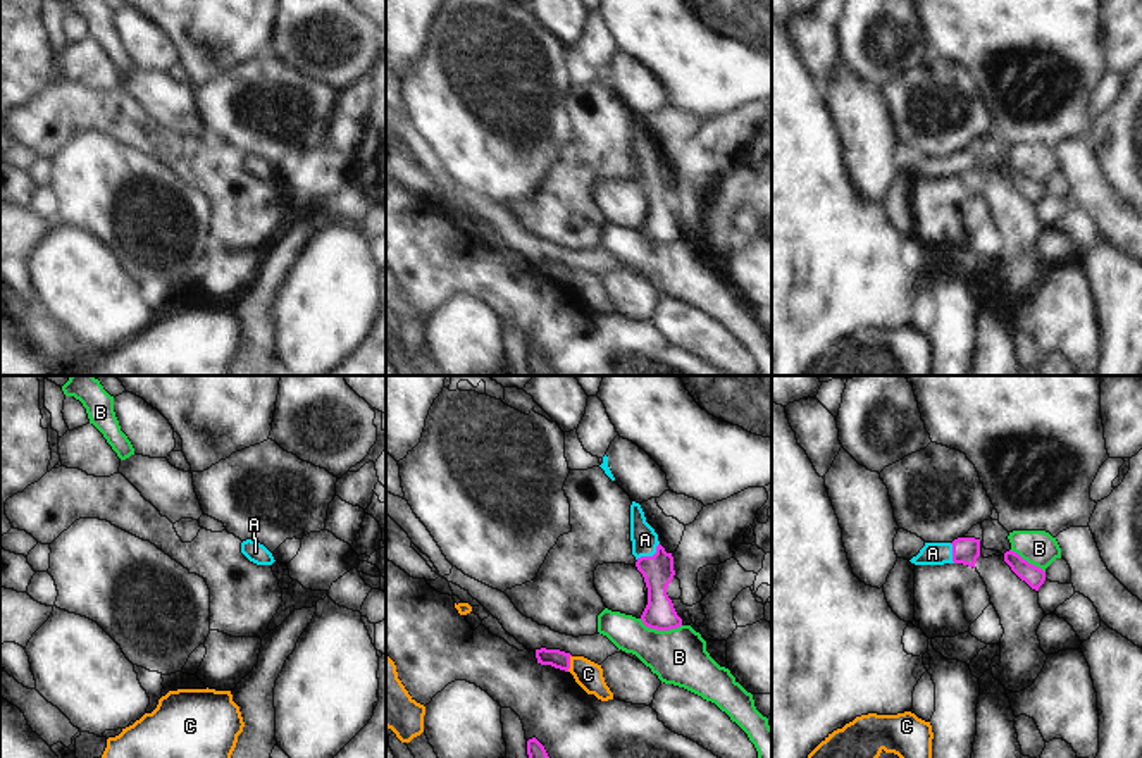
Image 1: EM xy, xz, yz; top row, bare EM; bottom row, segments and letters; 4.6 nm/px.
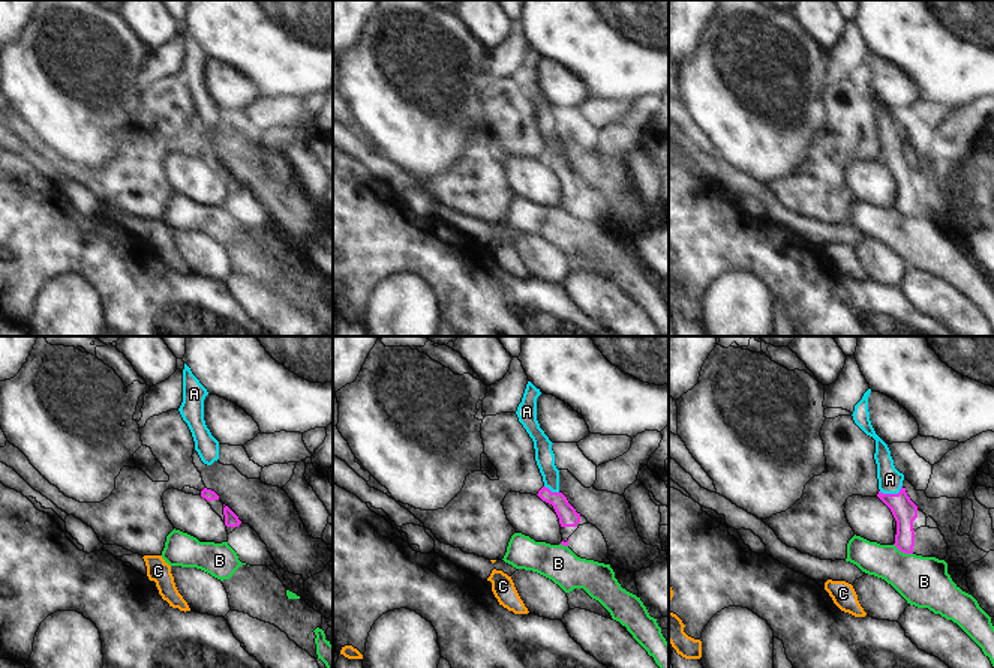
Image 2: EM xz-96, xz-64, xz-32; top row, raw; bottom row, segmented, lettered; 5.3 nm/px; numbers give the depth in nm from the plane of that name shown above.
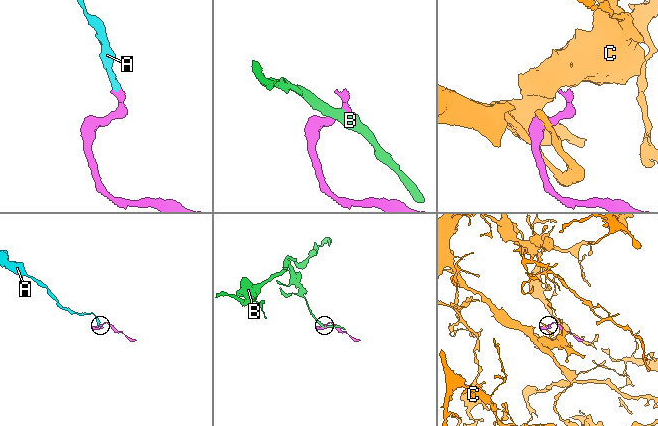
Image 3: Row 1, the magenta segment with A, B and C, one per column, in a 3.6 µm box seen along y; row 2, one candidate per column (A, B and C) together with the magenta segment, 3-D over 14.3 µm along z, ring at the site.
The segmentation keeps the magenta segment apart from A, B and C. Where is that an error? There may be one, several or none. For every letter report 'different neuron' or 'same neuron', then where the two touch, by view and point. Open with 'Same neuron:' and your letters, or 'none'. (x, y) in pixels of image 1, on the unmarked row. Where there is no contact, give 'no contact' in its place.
Same neuron: A
A: same neuron; contact xz (650, 171)
B: different neuron; contact xz (660, 243)
C: different neuron; contact xz (569, 278)

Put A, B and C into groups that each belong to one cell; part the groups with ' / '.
A / B / C

